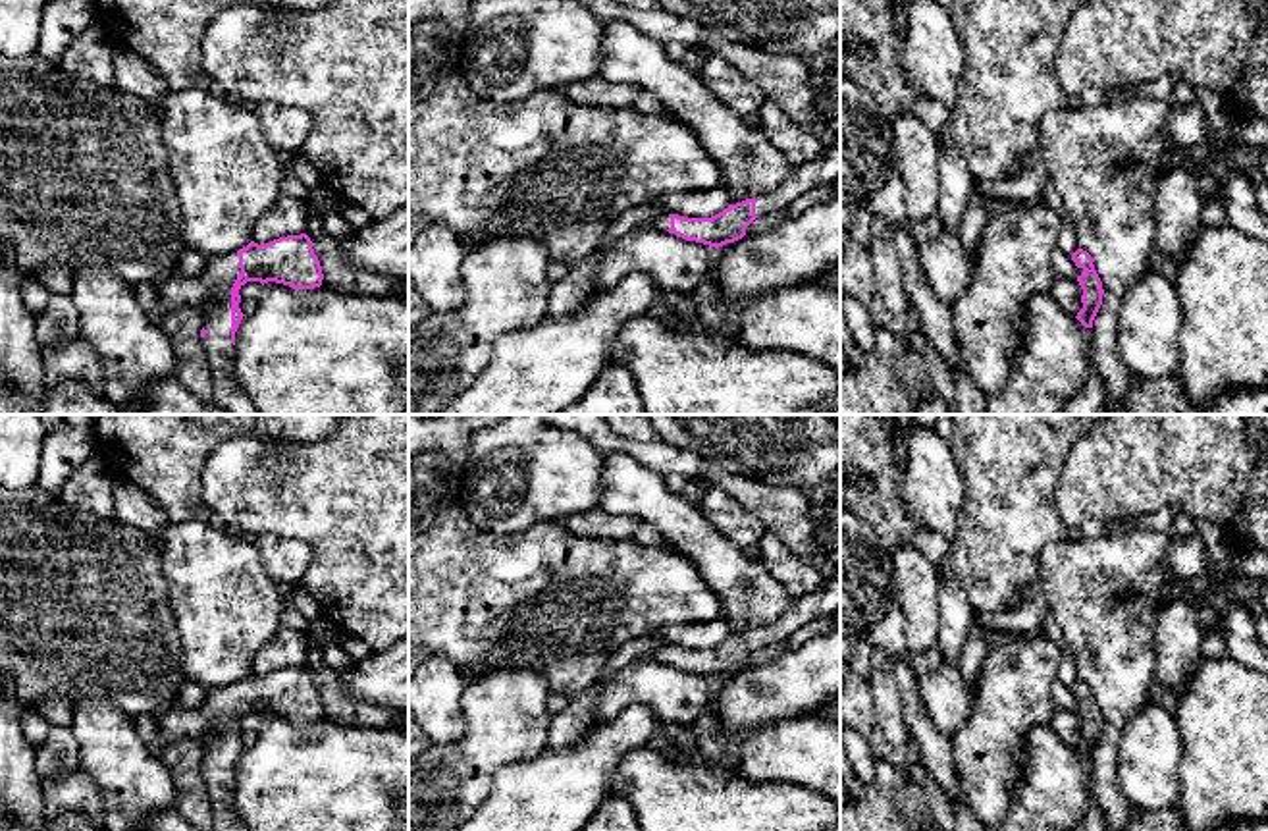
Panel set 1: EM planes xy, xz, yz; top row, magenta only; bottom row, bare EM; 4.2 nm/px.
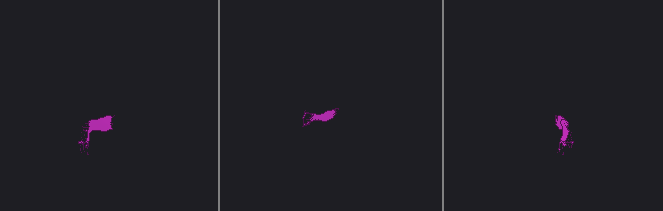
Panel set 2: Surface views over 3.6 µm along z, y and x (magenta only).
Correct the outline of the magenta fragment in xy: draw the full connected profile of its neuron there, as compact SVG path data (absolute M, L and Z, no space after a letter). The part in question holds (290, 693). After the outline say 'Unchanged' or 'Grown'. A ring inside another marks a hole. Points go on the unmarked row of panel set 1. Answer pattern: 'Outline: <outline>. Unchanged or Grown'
Outline: M306 665L287 667L274 671L266 677L251 673L247 679L229 686L214 688L204 698L200 710L208 719L208 733L202 740L202 781L212 804L214 831L251 831L233 810L235 764L243 752L239 740L239 721L247 713L283 715L293 721L314 721L322 717L324 706L318 688L314 686L312 673Z. Grown

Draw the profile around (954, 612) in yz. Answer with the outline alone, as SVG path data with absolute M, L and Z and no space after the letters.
M942 576L937 592L938 630L937 648L948 665L958 665L967 638L973 632L973 615L964 586L958 578Z

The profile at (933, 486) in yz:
M913 426L906 432L902 505L927 530L956 538L964 509L964 476L948 440L937 428Z

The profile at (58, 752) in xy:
M50 725L37 744L37 769L40 777L69 775L79 769L79 744L69 727Z

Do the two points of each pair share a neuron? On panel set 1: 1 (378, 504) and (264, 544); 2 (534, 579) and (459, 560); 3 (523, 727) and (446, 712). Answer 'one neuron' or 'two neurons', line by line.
1: two neurons
2: one neuron
3: two neurons

